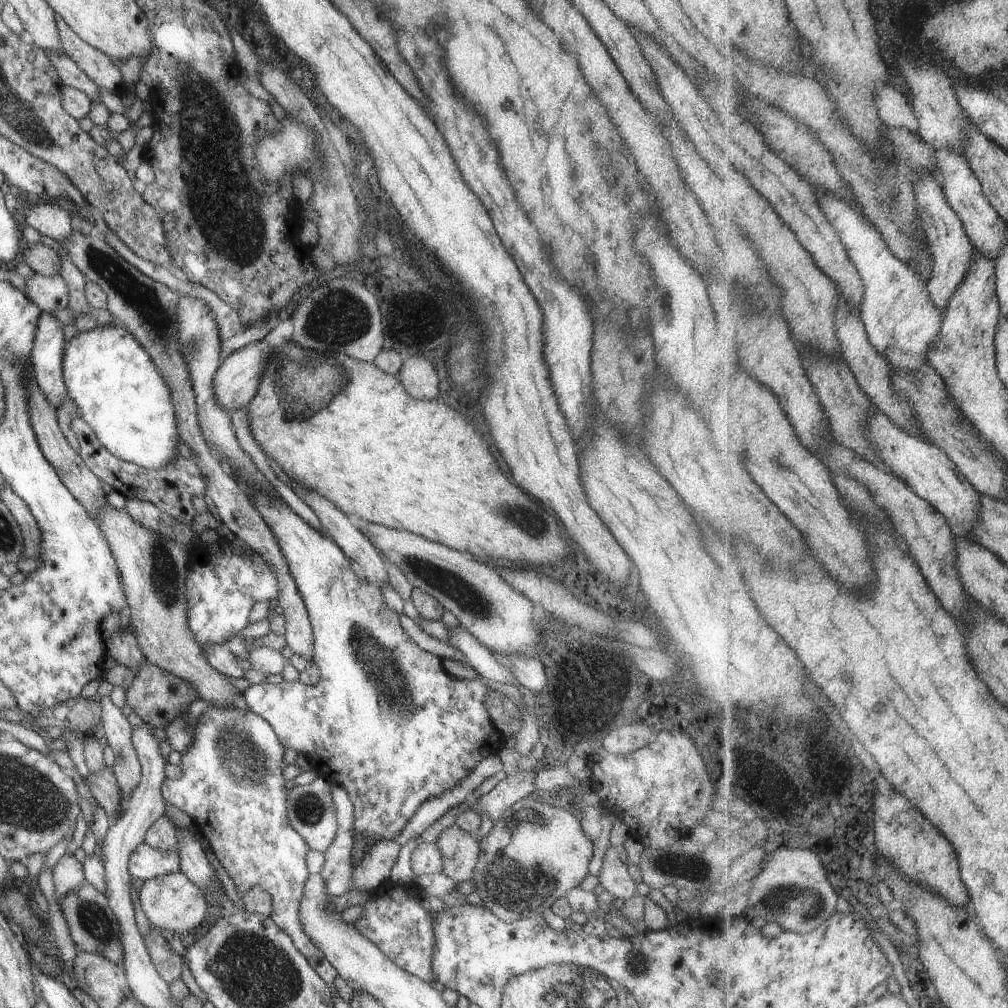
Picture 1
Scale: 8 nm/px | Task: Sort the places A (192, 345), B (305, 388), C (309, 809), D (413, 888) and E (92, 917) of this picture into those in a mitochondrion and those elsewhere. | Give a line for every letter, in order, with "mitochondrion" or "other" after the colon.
A: mitochondrion
B: mitochondrion
C: mitochondrion
D: other
E: mitochondrion

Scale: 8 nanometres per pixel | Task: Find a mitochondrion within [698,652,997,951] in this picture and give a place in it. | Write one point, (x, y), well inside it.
(798, 902)

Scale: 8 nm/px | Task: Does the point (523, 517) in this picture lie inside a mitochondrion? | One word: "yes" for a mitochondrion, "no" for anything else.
yes

